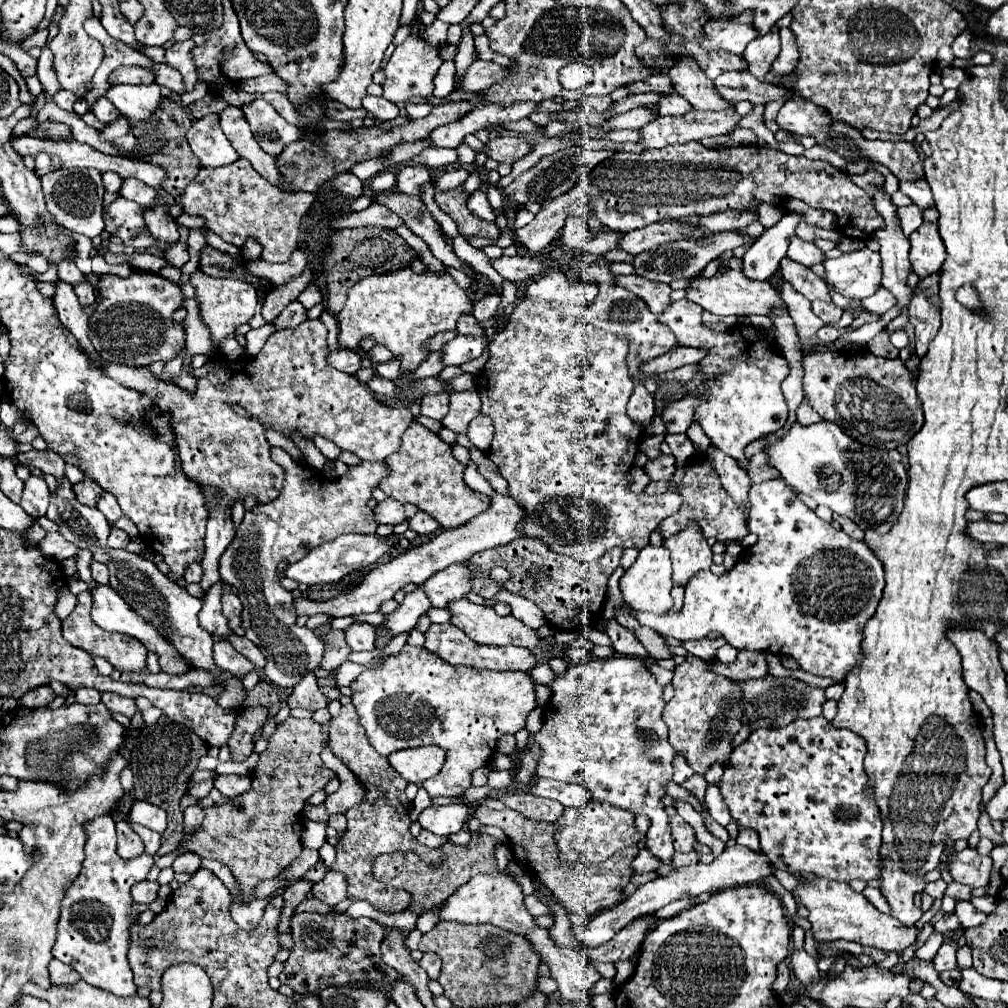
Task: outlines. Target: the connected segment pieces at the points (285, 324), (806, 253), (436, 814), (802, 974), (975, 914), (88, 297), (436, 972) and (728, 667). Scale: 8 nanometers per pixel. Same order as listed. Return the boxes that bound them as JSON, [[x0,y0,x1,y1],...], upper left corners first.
[[274,302,308,328],[788,236,824,268],[418,804,470,836],[790,950,820,984],[956,900,986,928],[74,284,94,306],[420,954,442,980],[714,652,770,680]]

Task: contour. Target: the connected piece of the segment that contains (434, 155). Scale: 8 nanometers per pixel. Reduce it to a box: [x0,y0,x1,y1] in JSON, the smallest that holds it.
[414,148,456,168]

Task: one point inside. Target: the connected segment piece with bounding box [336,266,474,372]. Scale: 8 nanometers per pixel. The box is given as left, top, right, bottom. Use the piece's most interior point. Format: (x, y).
(401, 309)

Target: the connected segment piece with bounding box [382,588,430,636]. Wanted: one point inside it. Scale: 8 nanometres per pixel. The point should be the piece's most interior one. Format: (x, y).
(416, 603)

